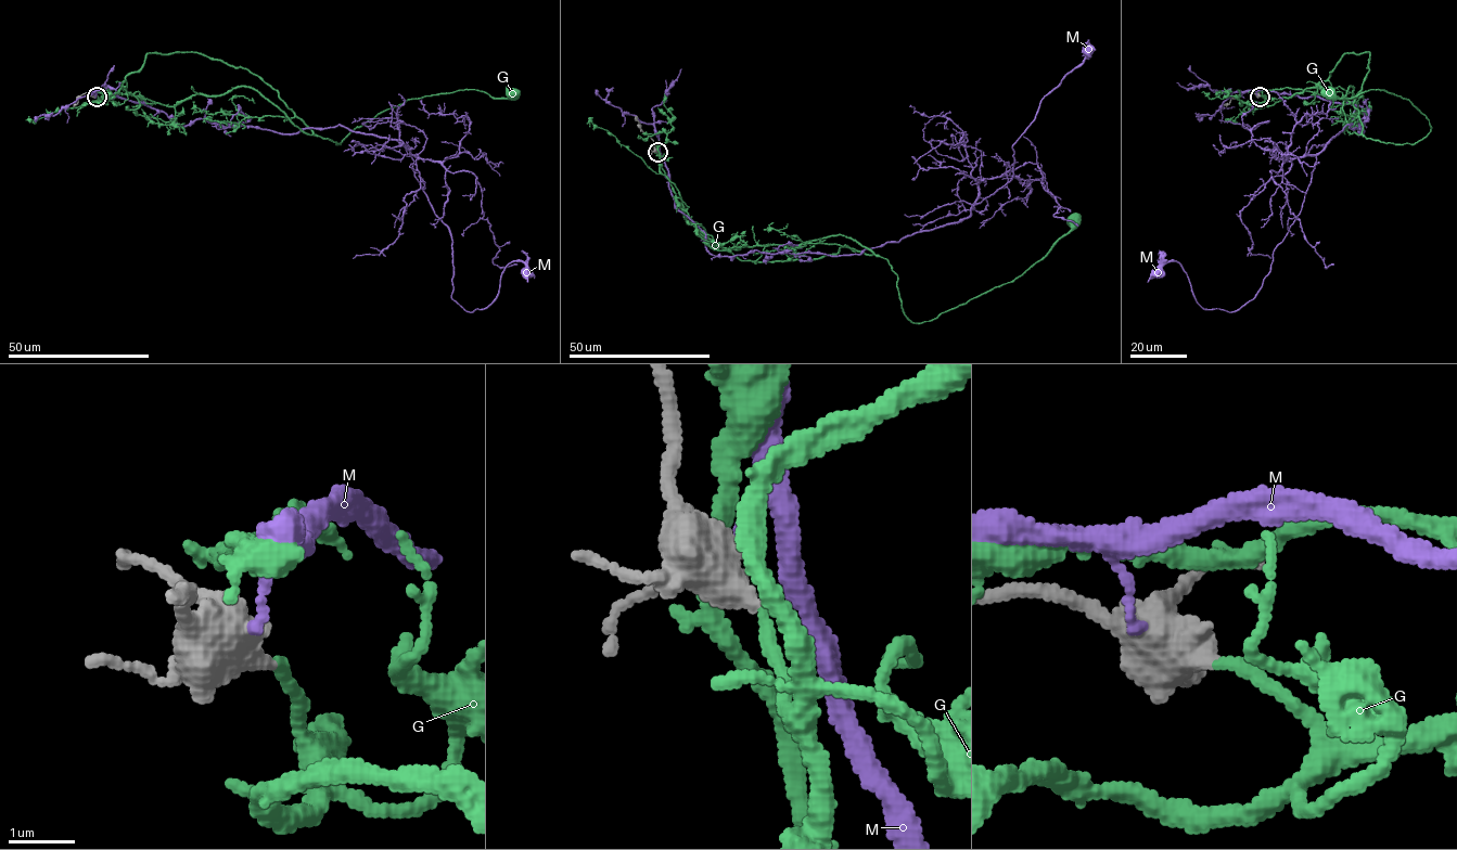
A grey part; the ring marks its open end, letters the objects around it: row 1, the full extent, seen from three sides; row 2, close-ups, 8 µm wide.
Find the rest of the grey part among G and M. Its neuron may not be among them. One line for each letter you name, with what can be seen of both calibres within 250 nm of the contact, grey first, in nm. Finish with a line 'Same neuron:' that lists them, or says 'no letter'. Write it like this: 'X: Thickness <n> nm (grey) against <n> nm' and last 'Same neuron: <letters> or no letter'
G: Thickness 500 nm (grey) against 200 nm
Same neuron: G

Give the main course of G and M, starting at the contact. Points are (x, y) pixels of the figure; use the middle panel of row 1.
G: (659, 152), (660, 171), (708, 237), (737, 249), (851, 236), (885, 258), (914, 323), (1013, 282), (1074, 220)
M: (656, 149), (675, 205), (715, 255), (858, 255), (960, 222), (1009, 182), (1012, 145), (1087, 49)

